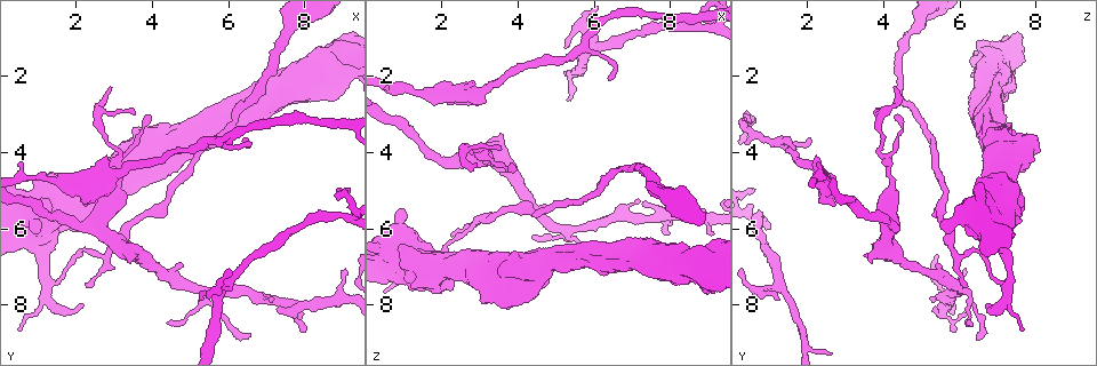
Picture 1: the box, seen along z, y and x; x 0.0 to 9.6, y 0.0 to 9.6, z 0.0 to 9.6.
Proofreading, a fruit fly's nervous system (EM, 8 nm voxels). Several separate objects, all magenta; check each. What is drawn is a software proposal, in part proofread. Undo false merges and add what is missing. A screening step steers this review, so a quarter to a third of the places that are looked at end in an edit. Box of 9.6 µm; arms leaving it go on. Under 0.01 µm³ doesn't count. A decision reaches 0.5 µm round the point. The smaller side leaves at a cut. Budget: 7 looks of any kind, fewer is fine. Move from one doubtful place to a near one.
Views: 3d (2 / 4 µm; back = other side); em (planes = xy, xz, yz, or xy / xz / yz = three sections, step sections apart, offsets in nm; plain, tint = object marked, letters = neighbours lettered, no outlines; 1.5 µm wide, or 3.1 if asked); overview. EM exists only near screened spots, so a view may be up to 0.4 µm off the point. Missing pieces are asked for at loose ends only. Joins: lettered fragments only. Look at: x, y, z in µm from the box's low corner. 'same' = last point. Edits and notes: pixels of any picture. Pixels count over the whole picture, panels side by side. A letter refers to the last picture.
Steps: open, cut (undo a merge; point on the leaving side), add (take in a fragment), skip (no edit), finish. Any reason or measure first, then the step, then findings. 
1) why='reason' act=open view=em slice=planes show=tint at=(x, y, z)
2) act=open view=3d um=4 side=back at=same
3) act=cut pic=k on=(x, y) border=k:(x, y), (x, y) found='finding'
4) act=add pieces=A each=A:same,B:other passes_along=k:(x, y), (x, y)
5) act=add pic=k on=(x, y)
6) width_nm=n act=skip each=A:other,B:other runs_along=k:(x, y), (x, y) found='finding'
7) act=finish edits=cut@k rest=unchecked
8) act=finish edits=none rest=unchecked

act=open view=em slice=planes show=plain at=(5.50, 9.05, 1.95)

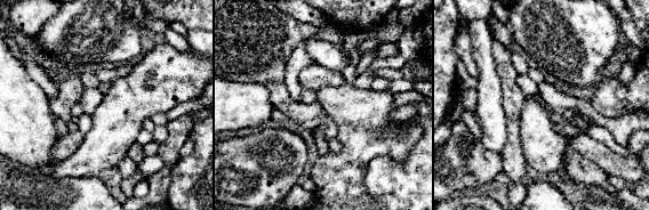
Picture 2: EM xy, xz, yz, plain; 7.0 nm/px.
act=open view=em slice=planes show=letters at=same

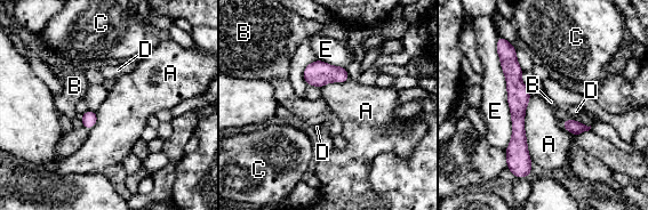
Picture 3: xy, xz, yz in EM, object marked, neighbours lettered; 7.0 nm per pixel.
act=skip each=A:other,B:other,C:other,D:other,E:other runs_along=3:(501, 40), (525, 171) found='one neuron here'

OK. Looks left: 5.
why='free end' act=open view=3d um=2 at=(7.15, 7.85, 5.30)

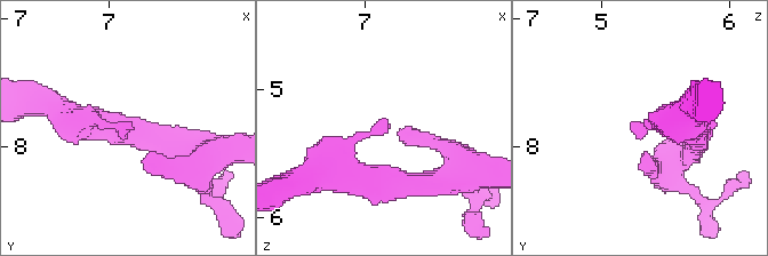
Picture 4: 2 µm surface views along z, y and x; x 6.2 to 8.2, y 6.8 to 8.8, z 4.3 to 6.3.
act=open view=em slice=planes show=tint at=(7.18, 7.84, 5.26)

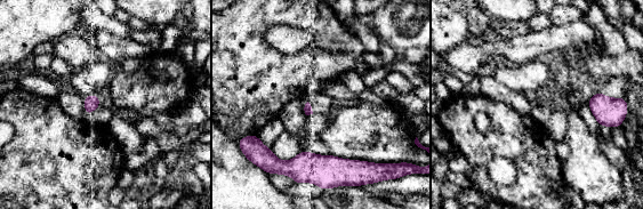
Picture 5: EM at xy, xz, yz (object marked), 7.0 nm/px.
why='what lies round it' act=open view=em slice=planes show=letters at=same

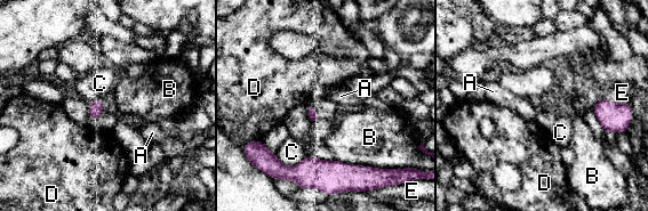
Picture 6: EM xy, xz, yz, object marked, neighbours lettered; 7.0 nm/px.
act=skip each=A:other,B:other,C:other,D:other,E:other border=6:(276, 155), (285, 165), (306, 156) found='no lettered fragment goes on from it'

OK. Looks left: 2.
why='stops while still wide' act=open view=em slice=xy step=8 show=letters at=(2.85, 4.15, 2.15)

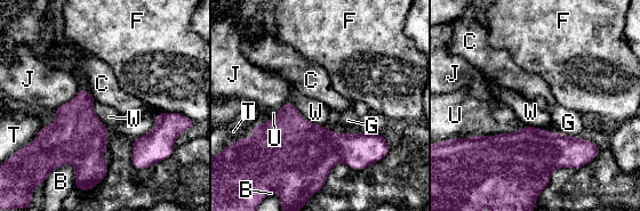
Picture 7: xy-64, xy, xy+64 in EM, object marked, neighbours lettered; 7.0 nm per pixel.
act=open view=em slice=planes show=letters at=same

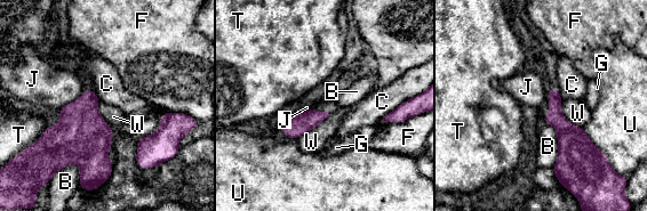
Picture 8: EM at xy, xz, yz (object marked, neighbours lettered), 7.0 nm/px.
act=skip each=B:other,C:other,F:other,G:other,J:other,T:other,U:other,W:other found='no lettered fragment goes on from it'

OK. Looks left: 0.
act=finish edits=none rest=unchecked

